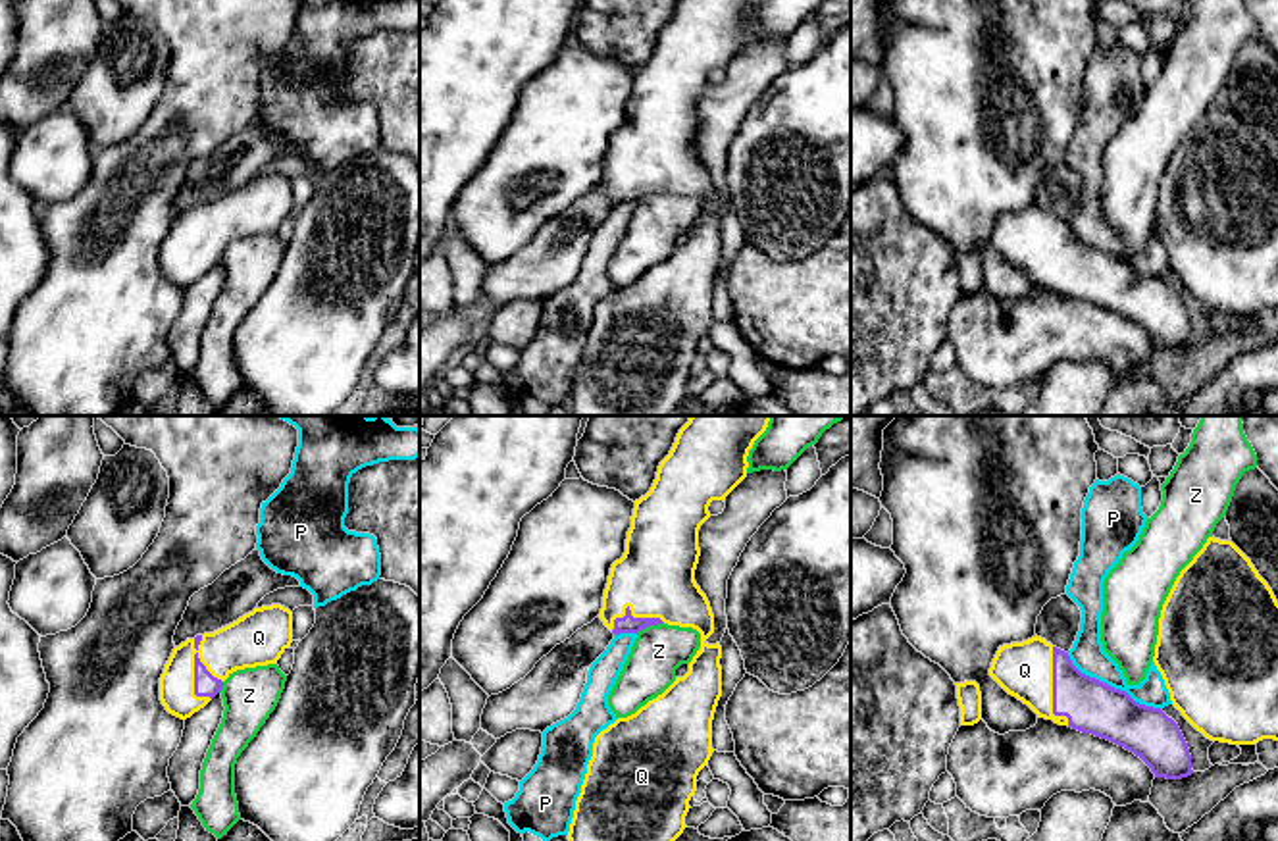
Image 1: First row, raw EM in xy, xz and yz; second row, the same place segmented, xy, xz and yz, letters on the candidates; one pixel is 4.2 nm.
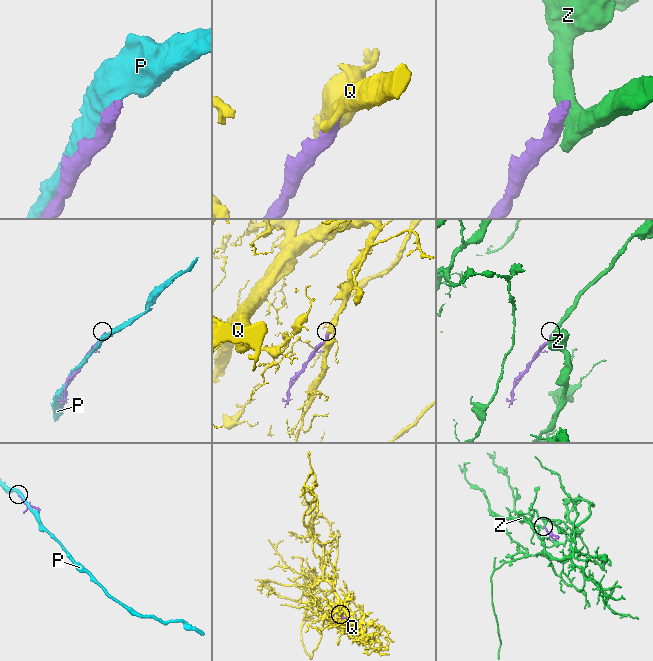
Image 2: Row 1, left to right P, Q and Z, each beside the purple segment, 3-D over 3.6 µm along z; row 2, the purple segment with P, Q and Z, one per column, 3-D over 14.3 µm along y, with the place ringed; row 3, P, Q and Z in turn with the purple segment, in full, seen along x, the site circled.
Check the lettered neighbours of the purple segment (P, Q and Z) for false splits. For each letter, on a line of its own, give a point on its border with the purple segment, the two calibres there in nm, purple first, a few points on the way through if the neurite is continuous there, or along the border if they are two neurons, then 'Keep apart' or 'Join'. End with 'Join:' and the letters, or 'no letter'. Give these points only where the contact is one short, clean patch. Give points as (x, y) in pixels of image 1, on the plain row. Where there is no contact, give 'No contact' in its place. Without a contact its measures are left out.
P: Touches purple at yz (1113, 256). Thickness 220 nm (purple) against 140 nm. Keep apart
Q: Touches purple at xy (195, 241). Thickness 100 nm (purple) against 200 nm. Join
Z: Touches purple at xz (649, 193). Thickness 80 nm (purple) against 220 nm. Keep apart
Join: Q

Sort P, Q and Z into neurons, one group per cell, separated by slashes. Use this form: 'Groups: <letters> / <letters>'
Groups: P / Q / Z

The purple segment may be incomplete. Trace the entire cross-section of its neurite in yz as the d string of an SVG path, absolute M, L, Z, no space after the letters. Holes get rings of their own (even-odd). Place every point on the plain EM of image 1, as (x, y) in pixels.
M1037 204L999 216L989 244L1037 287L1124 316L1139 325L1155 346L1182 348L1193 343L1188 312L1172 287L1082 242L1068 221Z

